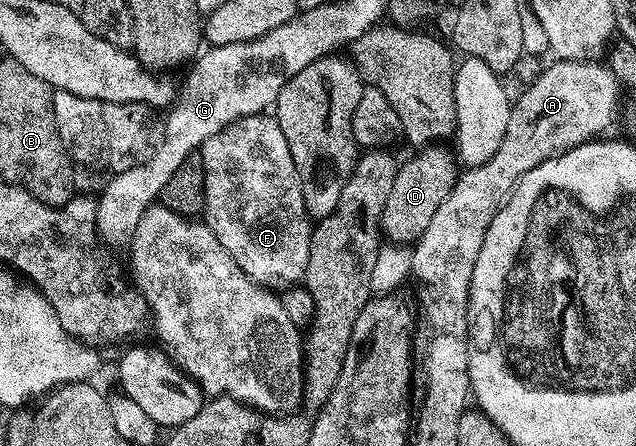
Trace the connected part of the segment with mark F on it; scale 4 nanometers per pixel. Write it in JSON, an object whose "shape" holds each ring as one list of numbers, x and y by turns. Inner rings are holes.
{"shape":[[254,118,240,119,237,125,225,128,210,141,211,156,208,154,203,161,207,190,205,222,217,241,225,245,233,261,237,261,237,265,253,282,268,289,287,289,304,282,309,265,313,220,305,209,305,197,301,193,297,165,293,165,285,133,281,133,278,123,271,121,268,122,267,131,261,132,258,139,254,131,255,123],[251,155,259,158,259,167,255,167]]}

